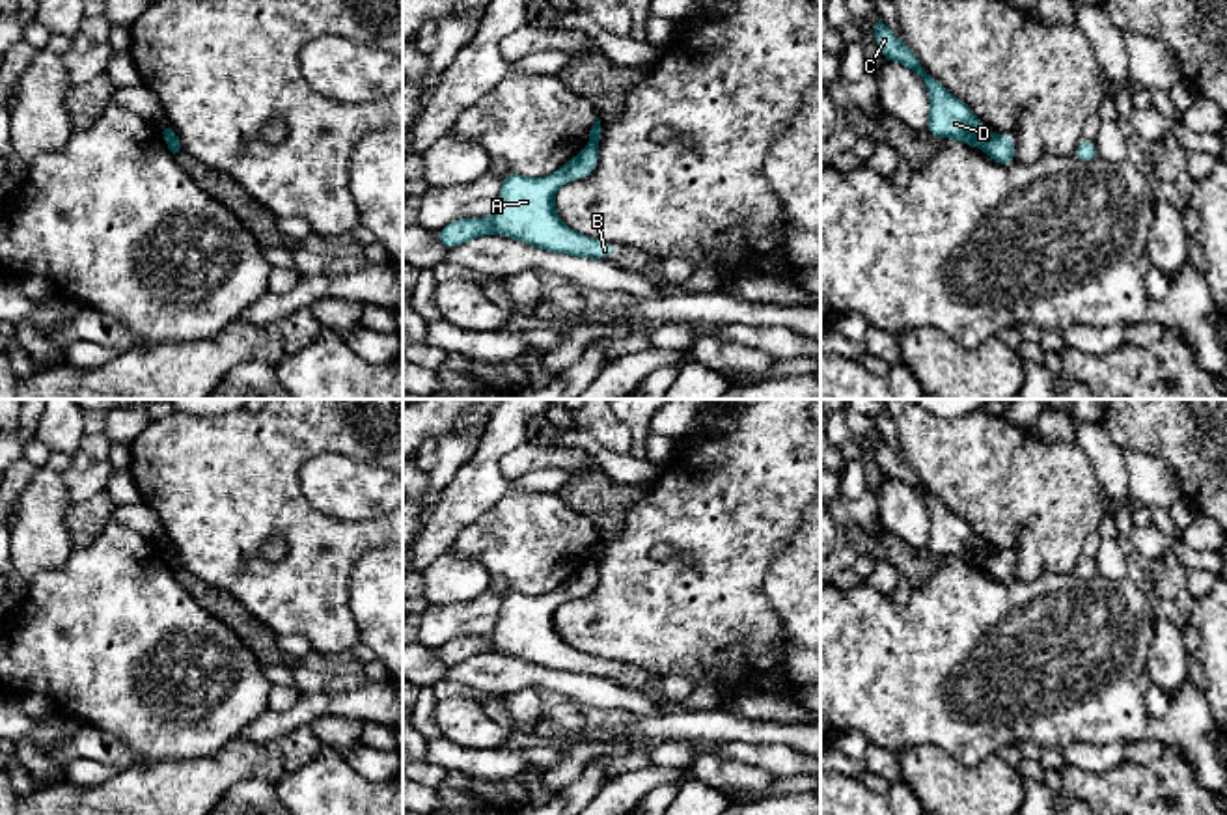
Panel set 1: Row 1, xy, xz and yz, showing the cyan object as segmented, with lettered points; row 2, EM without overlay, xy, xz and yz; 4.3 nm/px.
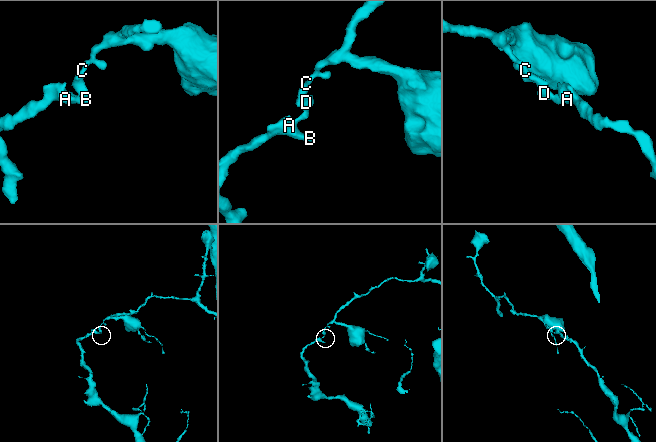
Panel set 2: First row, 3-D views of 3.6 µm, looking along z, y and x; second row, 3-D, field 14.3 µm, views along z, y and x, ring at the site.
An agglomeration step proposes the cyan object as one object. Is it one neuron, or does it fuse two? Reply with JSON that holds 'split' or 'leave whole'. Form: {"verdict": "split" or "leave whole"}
{"verdict": "split"}

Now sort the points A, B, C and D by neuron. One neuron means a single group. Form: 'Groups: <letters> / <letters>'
Groups: A B / C D

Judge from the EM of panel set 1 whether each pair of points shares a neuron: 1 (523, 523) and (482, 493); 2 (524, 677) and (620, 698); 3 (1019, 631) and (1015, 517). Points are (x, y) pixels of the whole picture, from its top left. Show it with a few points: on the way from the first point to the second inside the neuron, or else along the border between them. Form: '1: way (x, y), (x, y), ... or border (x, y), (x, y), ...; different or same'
1: border (537, 489), (511, 487), (461, 530); different
2: way (549, 677), (595, 692); same
3: border (1060, 573), (1015, 580); different

